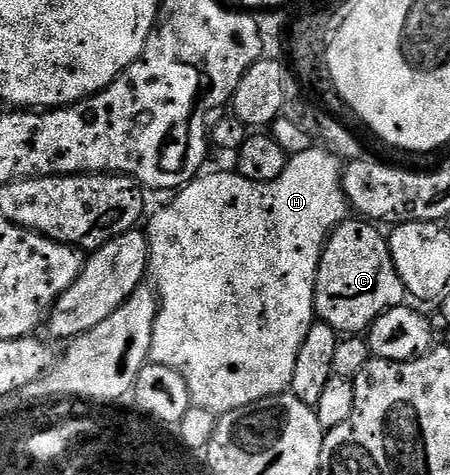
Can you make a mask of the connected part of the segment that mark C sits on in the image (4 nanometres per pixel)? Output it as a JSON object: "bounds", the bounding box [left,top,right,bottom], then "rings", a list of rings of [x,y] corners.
{"bounds":[314,219,408,334],"rings":[[[347,219],[330,233],[326,247],[322,249],[318,280],[314,283],[314,311],[319,321],[327,320],[336,331],[342,332],[338,334],[365,333],[384,313],[407,303],[408,293],[402,275],[398,272],[396,257],[390,253],[387,237],[381,236],[374,228],[377,227],[365,219]]]}

